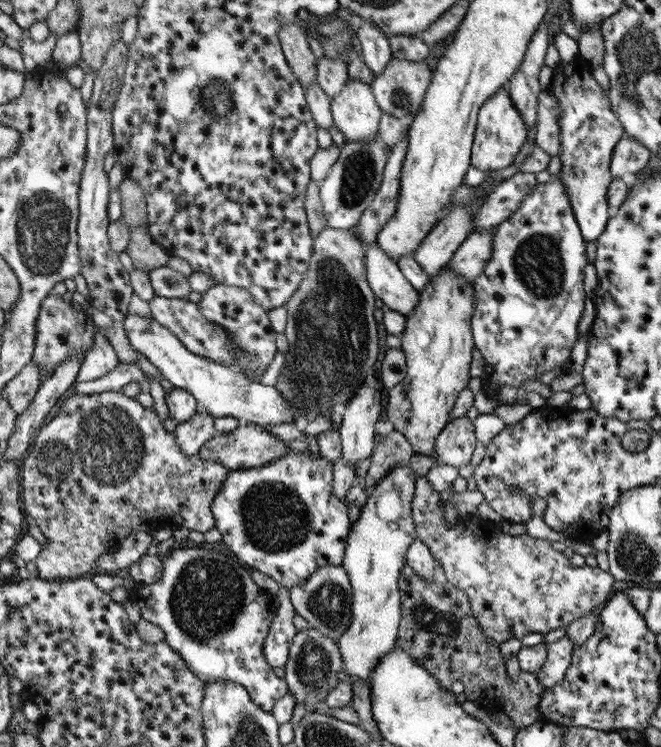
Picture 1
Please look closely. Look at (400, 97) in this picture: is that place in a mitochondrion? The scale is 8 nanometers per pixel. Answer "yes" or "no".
yes

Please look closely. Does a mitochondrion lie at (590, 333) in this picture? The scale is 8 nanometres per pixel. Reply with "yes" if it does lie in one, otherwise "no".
no

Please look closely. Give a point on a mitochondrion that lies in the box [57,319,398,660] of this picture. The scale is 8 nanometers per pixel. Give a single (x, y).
(208, 598)

